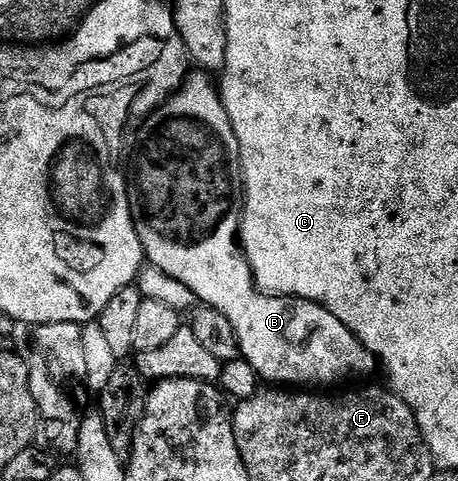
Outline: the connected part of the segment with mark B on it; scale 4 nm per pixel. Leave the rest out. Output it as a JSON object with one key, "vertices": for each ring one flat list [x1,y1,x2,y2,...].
{"vertices":[[191,72,187,74,186,81,166,101,163,106,149,115,150,121,150,139,147,140,146,146,138,150,138,155,134,158,134,166,138,171,132,174,132,209,134,212,134,223,138,229,138,235,142,241,142,251,144,258,149,265,156,267,160,272,172,276,174,280,180,280,194,293,195,299,203,306,210,306,216,312,228,316,228,321,232,323,232,328,236,328,238,333,238,343,242,349,241,357,245,358,252,368,256,368,259,379,266,384,277,384,282,388,338,388,341,382,350,382,353,378,366,378,376,370,376,359,373,354,360,344,348,327,340,324,328,308,324,308,315,302,309,302,303,298,284,298,281,296,271,296,261,293,257,283,254,282,254,273,250,267,250,262,242,252,242,243,240,241,240,231,242,229,242,208,244,205,244,187,242,184,242,157,240,156,240,144,236,140,236,132,232,128,232,120,228,120,226,105,222,103,222,95,219,87,216,85,209,73]]}

